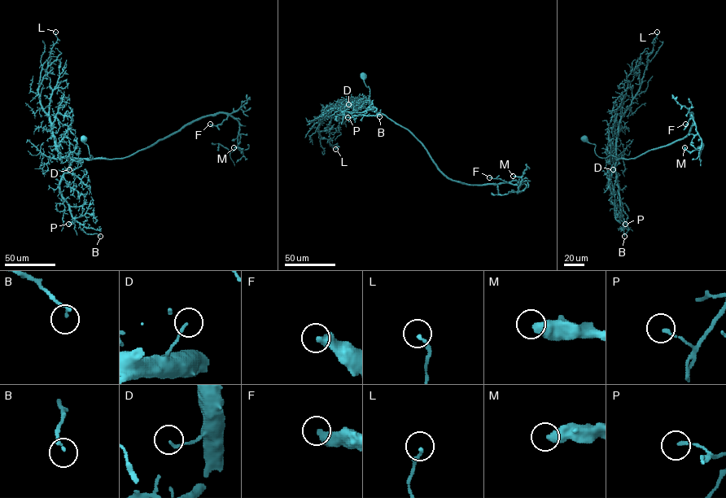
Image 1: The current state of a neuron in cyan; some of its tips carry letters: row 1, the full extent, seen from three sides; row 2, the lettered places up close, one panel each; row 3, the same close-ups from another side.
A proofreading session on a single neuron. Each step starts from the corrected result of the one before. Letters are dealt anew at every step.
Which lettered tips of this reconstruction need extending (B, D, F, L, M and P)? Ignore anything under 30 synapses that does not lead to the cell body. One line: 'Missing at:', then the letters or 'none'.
Missing at: none

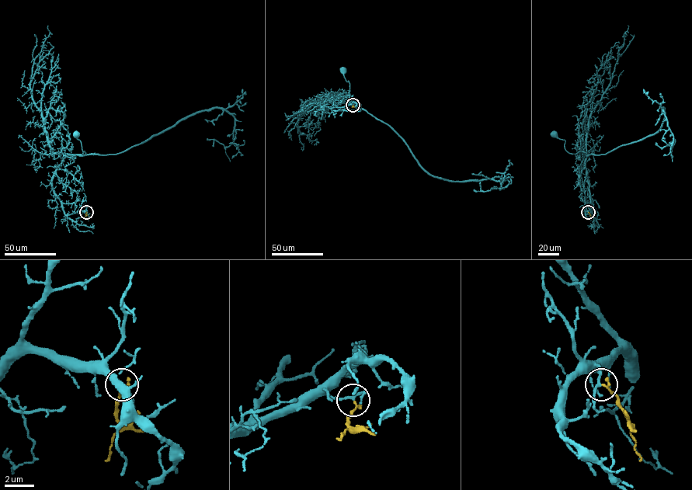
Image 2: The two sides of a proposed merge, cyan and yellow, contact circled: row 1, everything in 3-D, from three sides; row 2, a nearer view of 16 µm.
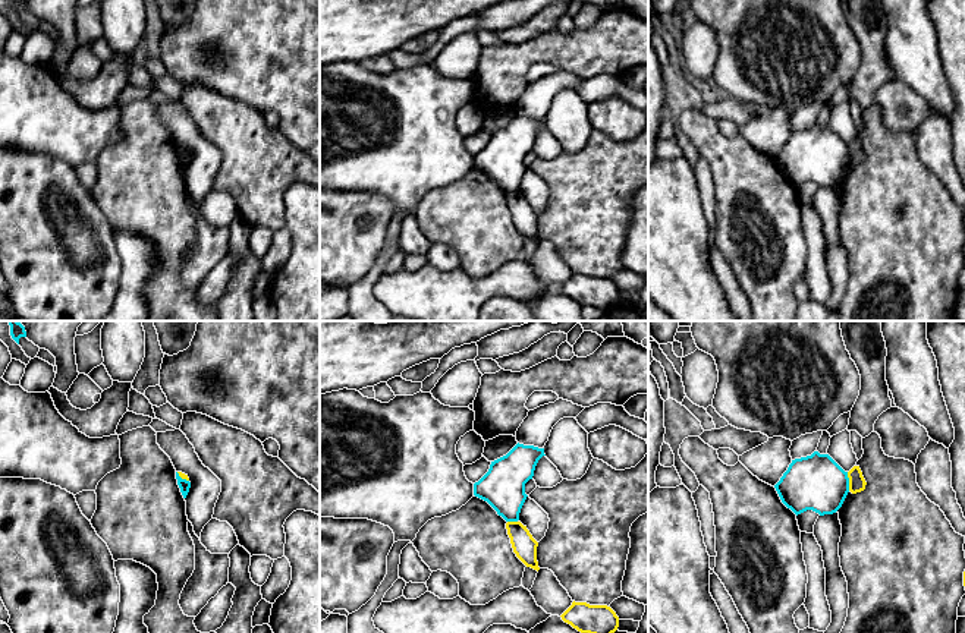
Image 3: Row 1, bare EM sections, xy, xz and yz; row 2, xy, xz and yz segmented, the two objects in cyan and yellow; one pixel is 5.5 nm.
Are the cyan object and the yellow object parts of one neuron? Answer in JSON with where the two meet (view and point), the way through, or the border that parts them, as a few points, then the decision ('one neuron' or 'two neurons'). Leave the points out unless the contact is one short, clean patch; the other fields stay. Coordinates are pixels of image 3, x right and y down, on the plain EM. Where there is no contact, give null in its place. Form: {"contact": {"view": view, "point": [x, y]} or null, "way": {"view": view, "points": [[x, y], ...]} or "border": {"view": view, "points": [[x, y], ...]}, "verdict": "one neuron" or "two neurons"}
{"contact": {"view": "yz", "point": [848, 153]}, "verdict": "two neurons"}

